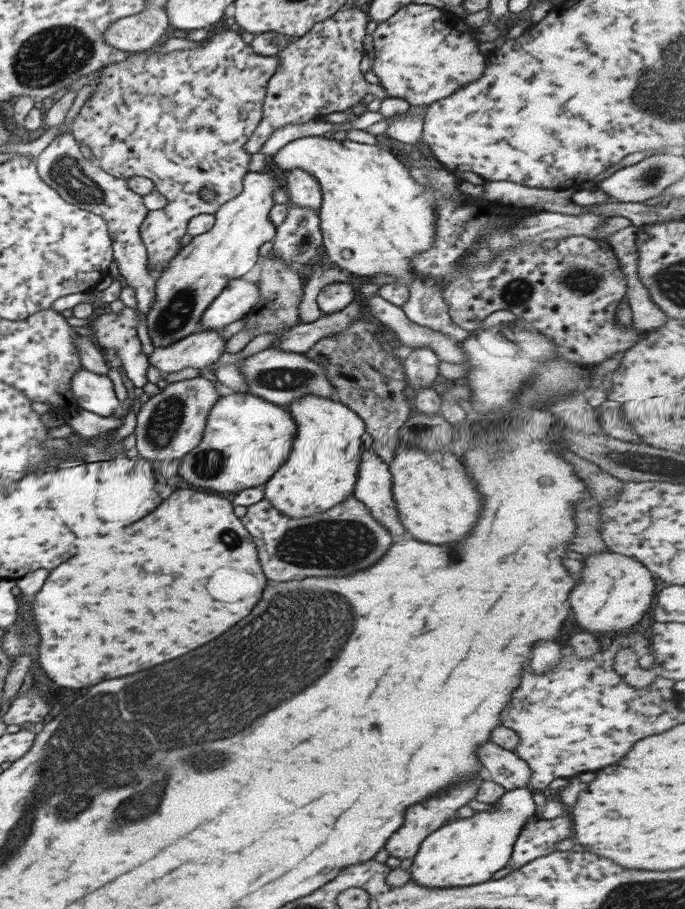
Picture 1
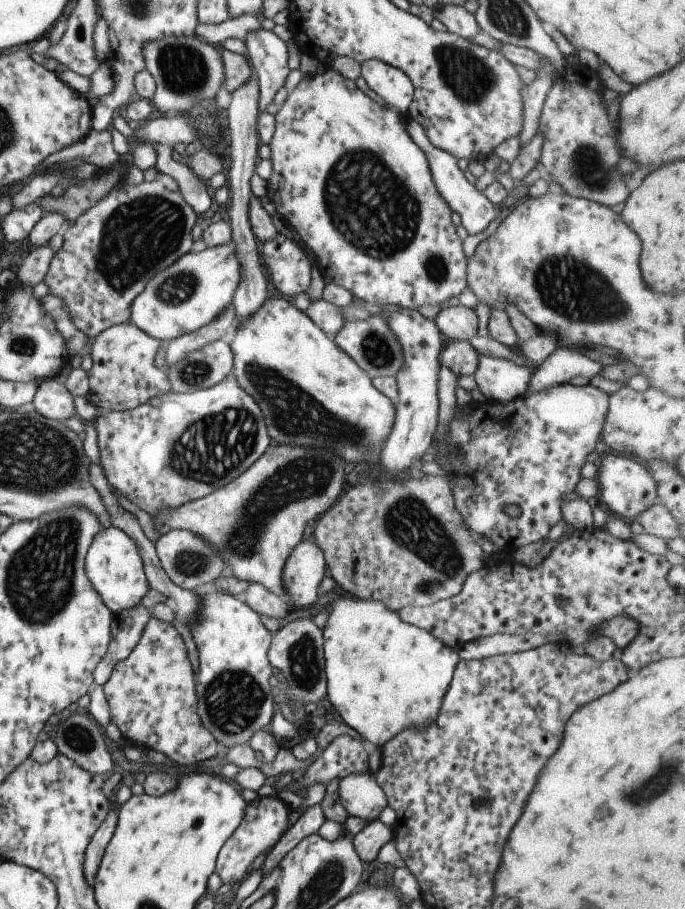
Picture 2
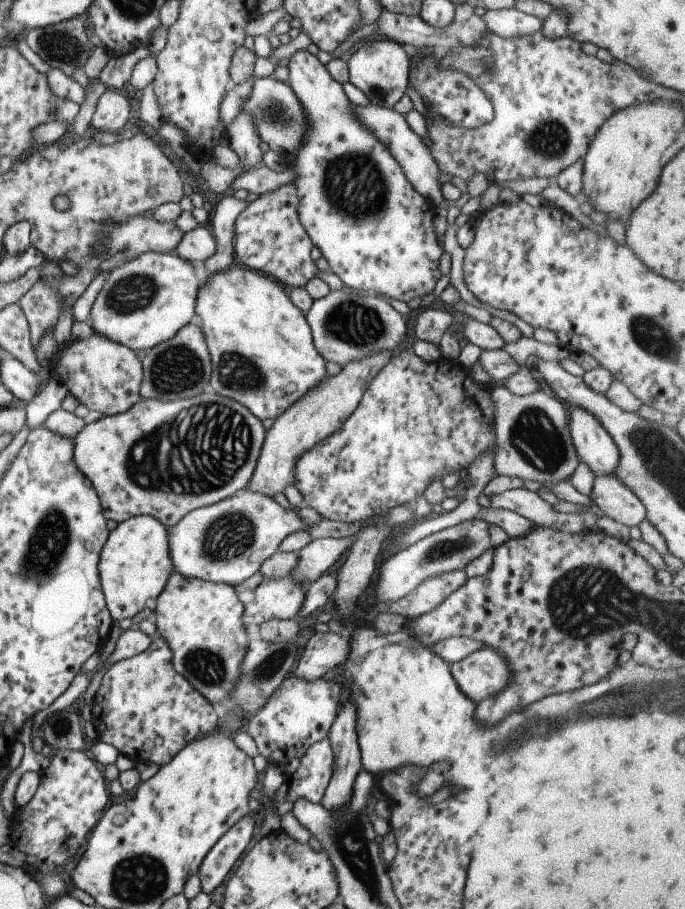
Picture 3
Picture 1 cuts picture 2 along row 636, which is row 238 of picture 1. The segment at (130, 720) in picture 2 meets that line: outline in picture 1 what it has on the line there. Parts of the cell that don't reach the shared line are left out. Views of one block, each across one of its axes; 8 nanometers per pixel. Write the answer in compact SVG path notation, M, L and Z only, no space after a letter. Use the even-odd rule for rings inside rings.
M228 30L222 33L216 34L210 39L206 38L202 40L204 45L202 47L195 47L194 49L176 50L164 53L133 53L129 54L127 59L118 62L111 63L102 67L100 77L97 80L100 81L97 90L85 101L78 115L71 123L72 136L76 140L76 144L84 144L90 148L90 152L96 157L96 164L108 174L115 176L116 178L127 179L128 177L142 176L149 178L154 182L155 190L160 192L166 197L167 203L164 208L160 210L148 211L144 222L141 224L140 236L143 241L143 245L147 250L147 262L154 267L155 276L159 275L168 267L170 260L174 260L176 255L180 253L180 241L183 236L186 236L187 226L189 220L193 216L198 214L214 214L222 204L228 202L231 198L236 198L238 194L242 192L244 177L249 173L248 164L250 164L250 156L245 149L246 142L252 136L252 133L256 130L259 122L263 117L263 104L267 93L267 82L270 77L279 68L279 56L261 56L255 54L253 48L246 44L241 38L241 34L237 31ZM202 190L214 190L215 197L211 201L204 201L200 197Z

